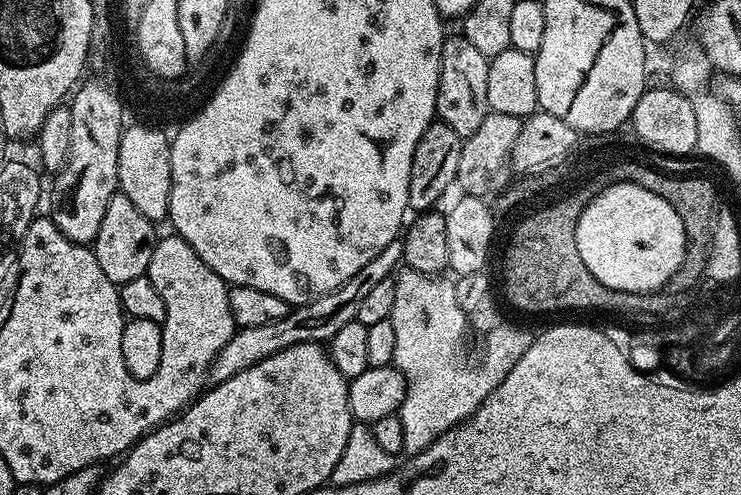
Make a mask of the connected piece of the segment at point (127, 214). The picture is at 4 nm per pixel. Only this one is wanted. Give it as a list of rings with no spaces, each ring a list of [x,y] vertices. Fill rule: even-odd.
[[[123,194],[110,198],[110,206],[106,206],[106,218],[102,218],[102,226],[98,226],[98,234],[94,241],[94,251],[98,258],[98,266],[102,266],[102,274],[110,278],[114,285],[130,282],[130,278],[138,278],[149,271],[152,255],[156,252],[157,225],[130,202]]]

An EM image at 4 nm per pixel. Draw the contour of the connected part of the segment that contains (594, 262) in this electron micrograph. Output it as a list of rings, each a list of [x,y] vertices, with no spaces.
[[[615,183],[598,193],[577,219],[578,251],[586,269],[602,284],[620,292],[657,293],[688,256],[688,229],[665,198],[642,186]]]

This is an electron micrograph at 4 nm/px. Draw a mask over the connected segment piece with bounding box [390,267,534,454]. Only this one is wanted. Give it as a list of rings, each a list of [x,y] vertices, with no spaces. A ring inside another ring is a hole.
[[[405,267],[397,271],[394,276],[394,310],[391,314],[394,326],[394,358],[392,364],[403,374],[408,383],[406,398],[399,410],[402,422],[402,438],[404,452],[415,454],[426,450],[443,434],[456,424],[461,424],[466,418],[474,414],[486,402],[486,398],[514,370],[514,362],[530,350],[534,336],[524,328],[496,328],[488,345],[484,348],[484,360],[468,360],[468,320],[469,313],[458,306],[456,285],[450,279],[444,280],[440,276],[427,276],[418,270]]]

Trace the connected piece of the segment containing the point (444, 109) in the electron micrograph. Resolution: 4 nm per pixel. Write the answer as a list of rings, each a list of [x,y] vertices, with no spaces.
[[[462,34],[449,35],[444,42],[440,59],[440,81],[438,82],[438,98],[436,114],[439,123],[450,126],[461,138],[466,138],[482,126],[488,117],[489,107],[486,98],[486,74],[489,57],[482,55],[475,46],[470,46]]]

